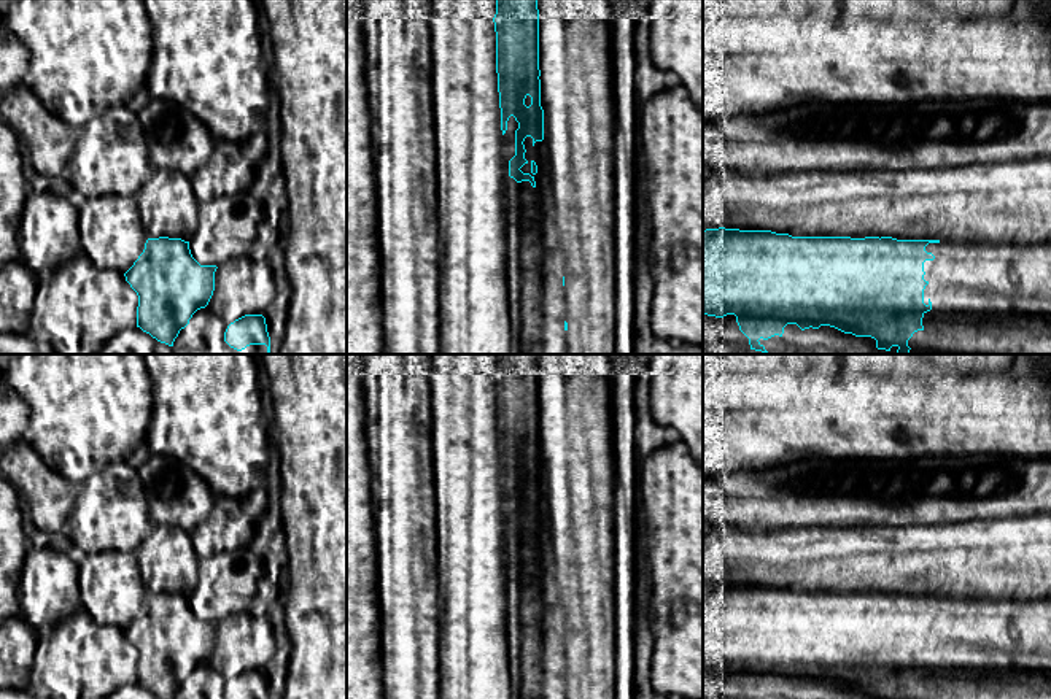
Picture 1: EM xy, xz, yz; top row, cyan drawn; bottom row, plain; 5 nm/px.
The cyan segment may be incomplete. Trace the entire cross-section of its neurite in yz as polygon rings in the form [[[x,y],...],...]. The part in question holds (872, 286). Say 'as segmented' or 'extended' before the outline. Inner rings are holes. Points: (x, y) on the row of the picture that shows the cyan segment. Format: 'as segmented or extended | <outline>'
extended | [[[706,229],[703,230],[703,315],[723,318],[735,315],[739,330],[749,338],[750,350],[768,353],[758,342],[782,337],[787,324],[801,330],[835,327],[855,337],[871,337],[878,350],[909,354],[911,348],[957,354],[1051,354],[1051,248],[1041,259],[1032,259],[1032,245],[949,243],[940,240],[897,240],[892,237],[792,237],[771,230]]]

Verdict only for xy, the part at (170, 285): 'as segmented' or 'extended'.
as segmented

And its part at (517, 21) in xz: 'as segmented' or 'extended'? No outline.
as segmented

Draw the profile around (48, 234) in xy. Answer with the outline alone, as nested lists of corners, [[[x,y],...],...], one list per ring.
[[[51,191],[30,192],[19,226],[21,261],[38,281],[48,281],[68,259],[81,253],[78,208]]]

